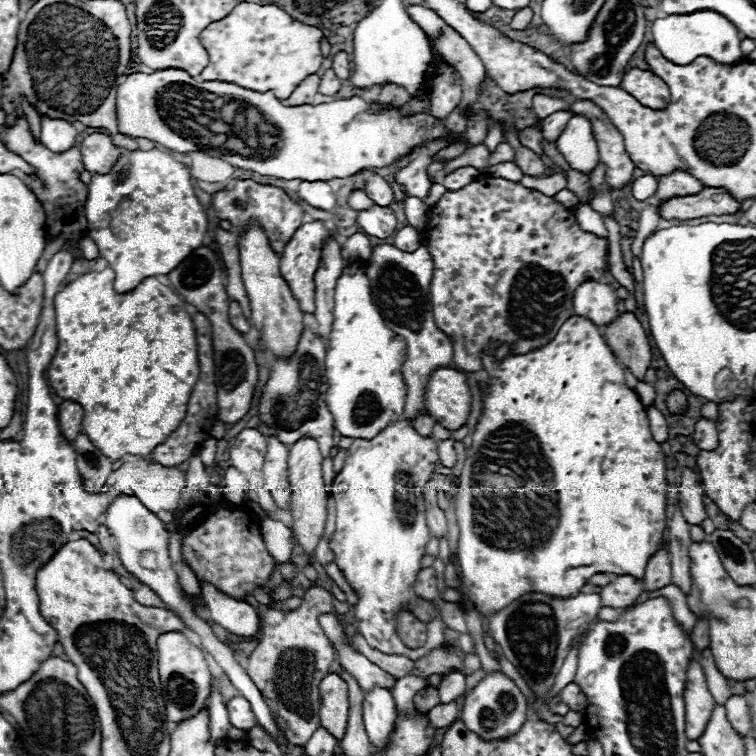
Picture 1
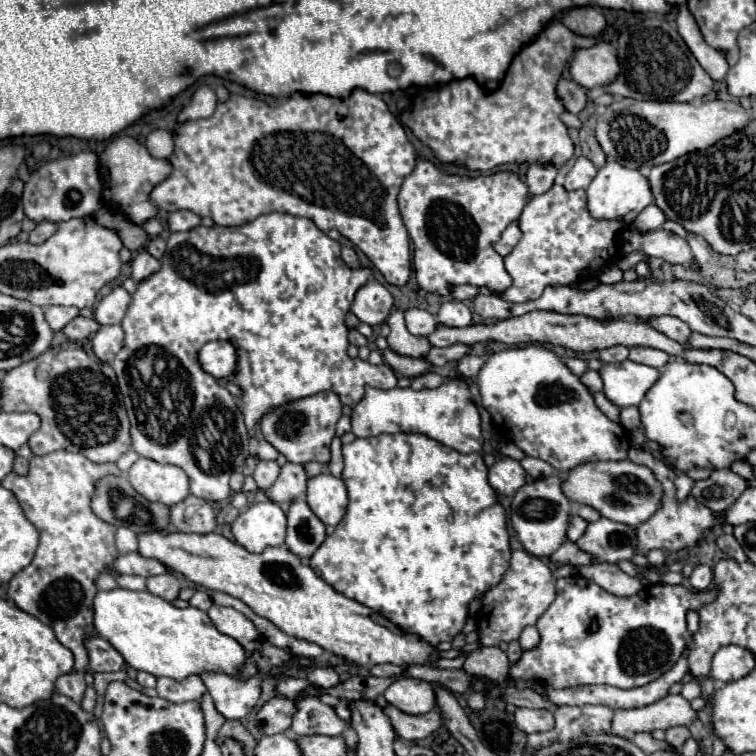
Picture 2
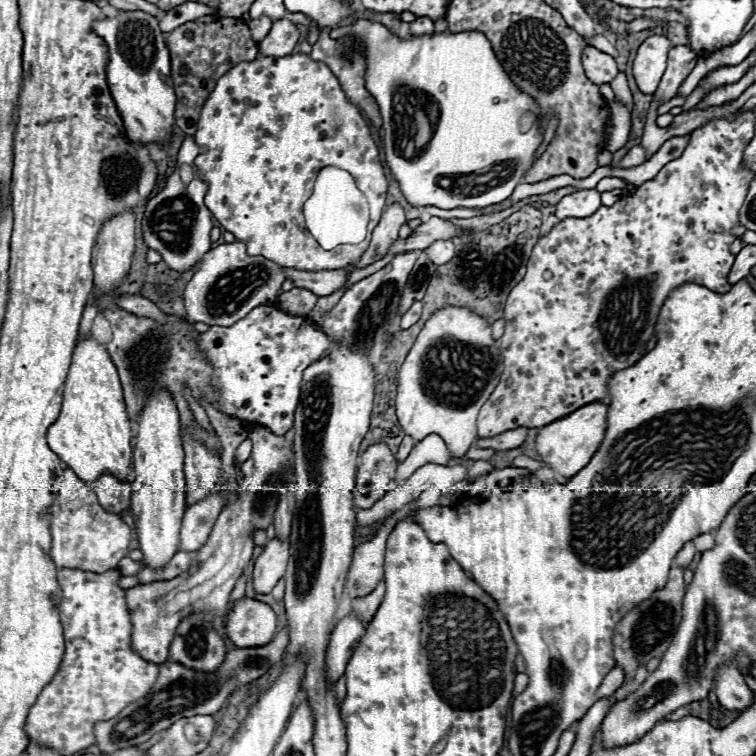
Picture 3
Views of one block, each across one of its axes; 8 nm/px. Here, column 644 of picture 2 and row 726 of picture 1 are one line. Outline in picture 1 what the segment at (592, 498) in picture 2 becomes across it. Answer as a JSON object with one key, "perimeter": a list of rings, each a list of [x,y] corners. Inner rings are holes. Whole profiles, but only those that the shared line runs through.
{"perimeter":[[[490,672],[466,694],[462,708],[462,722],[466,724],[468,730],[476,732],[480,738],[496,740],[516,734],[520,726],[526,722],[526,712],[528,712],[526,698],[514,684],[514,680],[508,678],[504,672]]]}

